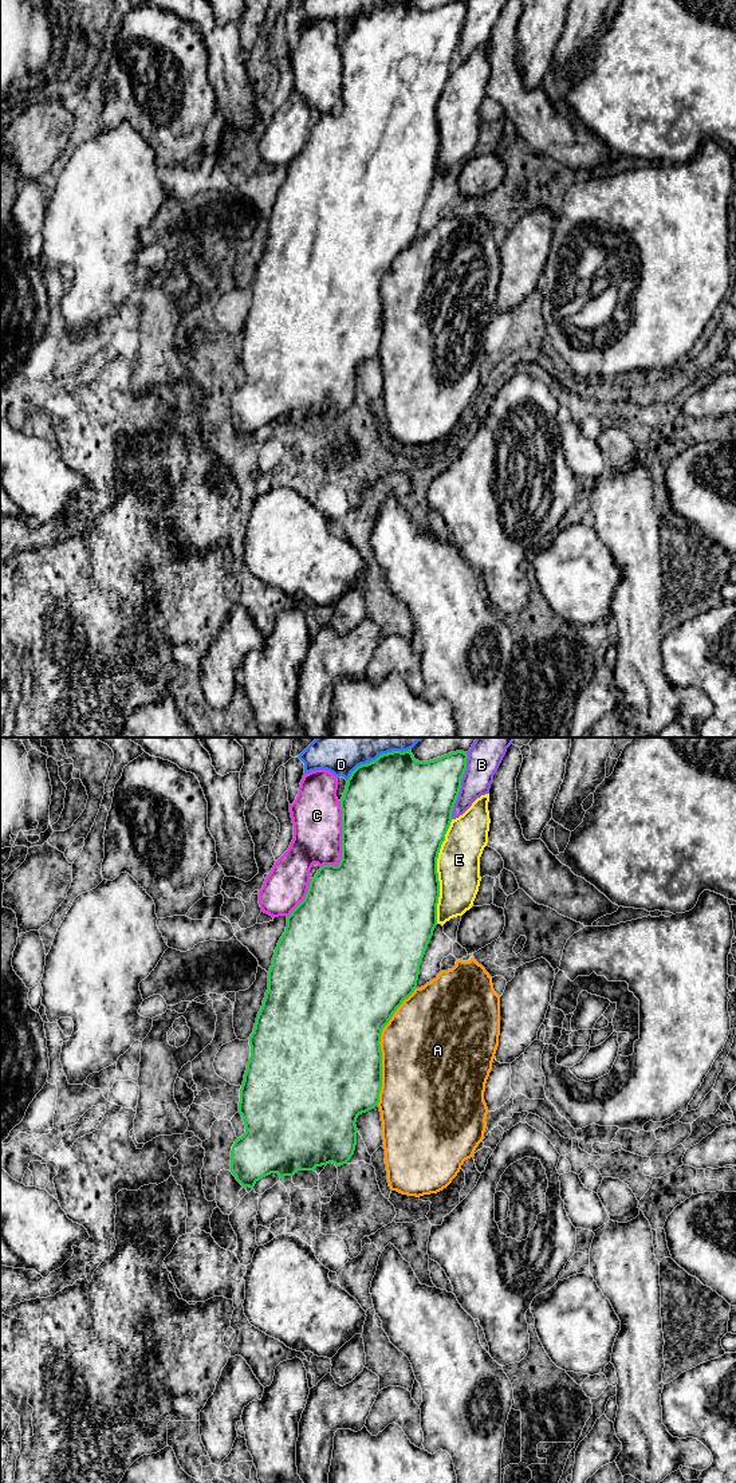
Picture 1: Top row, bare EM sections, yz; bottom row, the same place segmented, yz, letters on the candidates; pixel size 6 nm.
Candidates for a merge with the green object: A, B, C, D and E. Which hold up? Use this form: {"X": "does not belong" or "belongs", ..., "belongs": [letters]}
{"A": "does not belong", "B": "does not belong", "C": "does not belong", "D": "does not belong", "E": "belongs", "belongs": ["E"]}

